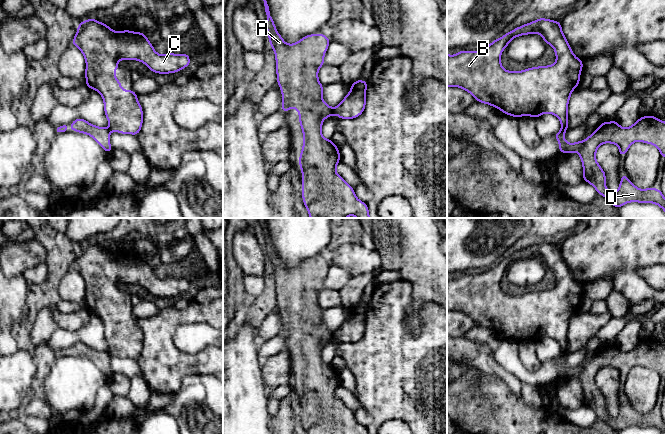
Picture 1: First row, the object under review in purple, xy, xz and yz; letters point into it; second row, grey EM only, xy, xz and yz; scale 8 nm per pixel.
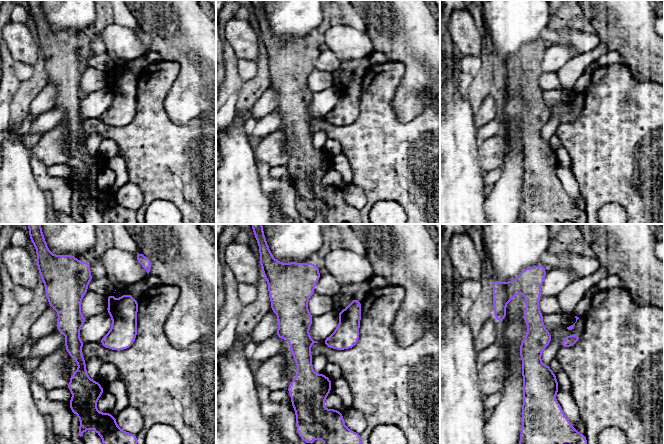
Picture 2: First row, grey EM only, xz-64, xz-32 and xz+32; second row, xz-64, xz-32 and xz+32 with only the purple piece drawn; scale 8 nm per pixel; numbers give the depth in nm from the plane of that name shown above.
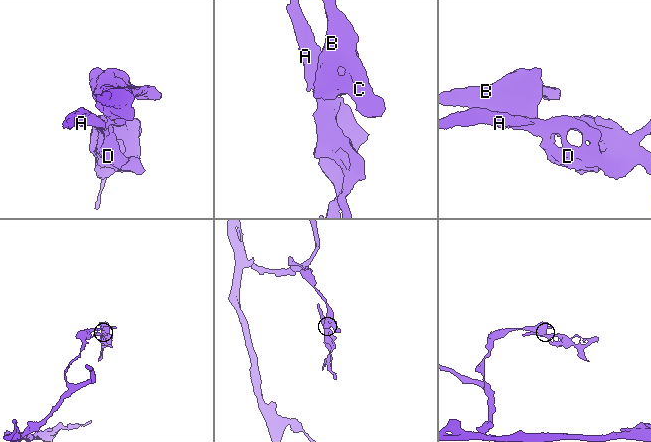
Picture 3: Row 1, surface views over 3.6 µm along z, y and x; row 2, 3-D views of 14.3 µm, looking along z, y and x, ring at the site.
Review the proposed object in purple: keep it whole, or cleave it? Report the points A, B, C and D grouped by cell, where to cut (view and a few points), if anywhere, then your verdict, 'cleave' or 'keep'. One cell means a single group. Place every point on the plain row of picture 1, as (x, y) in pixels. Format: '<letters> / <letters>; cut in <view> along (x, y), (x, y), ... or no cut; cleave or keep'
A D / B C; cut in xz along (332, 332), (333, 337); cleave

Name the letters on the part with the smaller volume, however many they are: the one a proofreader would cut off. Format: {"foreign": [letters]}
{"foreign": ["A", "D"]}

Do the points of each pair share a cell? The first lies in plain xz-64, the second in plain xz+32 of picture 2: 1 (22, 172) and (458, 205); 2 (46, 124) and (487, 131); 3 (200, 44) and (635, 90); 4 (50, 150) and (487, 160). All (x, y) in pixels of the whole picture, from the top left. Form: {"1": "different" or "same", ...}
{"1": "same", "2": "same", "3": "different", "4": "same"}

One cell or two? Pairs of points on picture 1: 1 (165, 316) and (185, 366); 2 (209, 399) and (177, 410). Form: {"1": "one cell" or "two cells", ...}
{"1": "one cell", "2": "one cell"}

